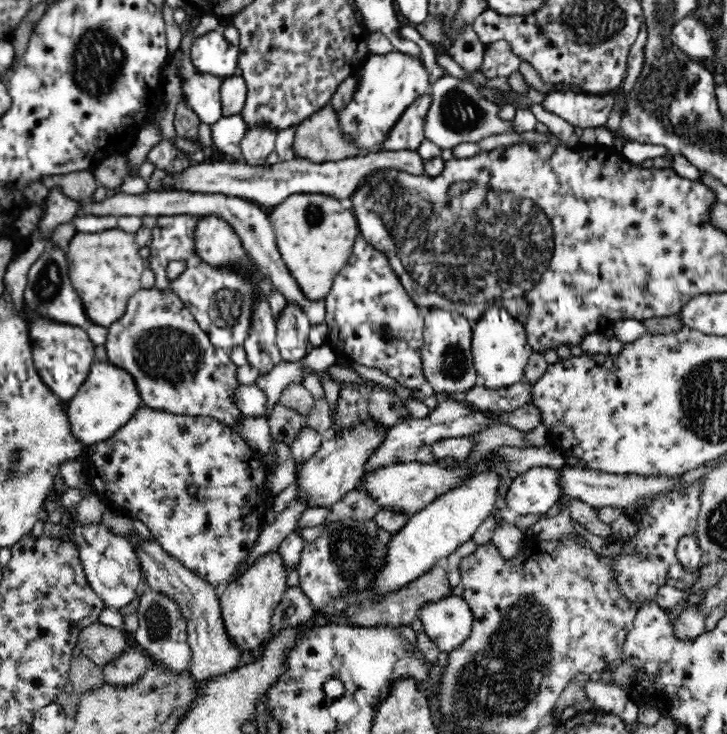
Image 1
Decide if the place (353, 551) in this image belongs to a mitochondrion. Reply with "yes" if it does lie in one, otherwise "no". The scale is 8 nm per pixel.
yes

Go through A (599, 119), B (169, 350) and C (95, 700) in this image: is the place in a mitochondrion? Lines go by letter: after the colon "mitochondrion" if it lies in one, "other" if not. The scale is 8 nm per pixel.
A: other
B: mitochondrion
C: other

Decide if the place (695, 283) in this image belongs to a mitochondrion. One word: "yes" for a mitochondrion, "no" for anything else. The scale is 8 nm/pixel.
no

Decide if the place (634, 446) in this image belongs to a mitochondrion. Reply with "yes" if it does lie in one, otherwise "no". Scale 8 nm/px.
no

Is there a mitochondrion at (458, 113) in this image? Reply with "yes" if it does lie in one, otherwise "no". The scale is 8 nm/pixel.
yes

